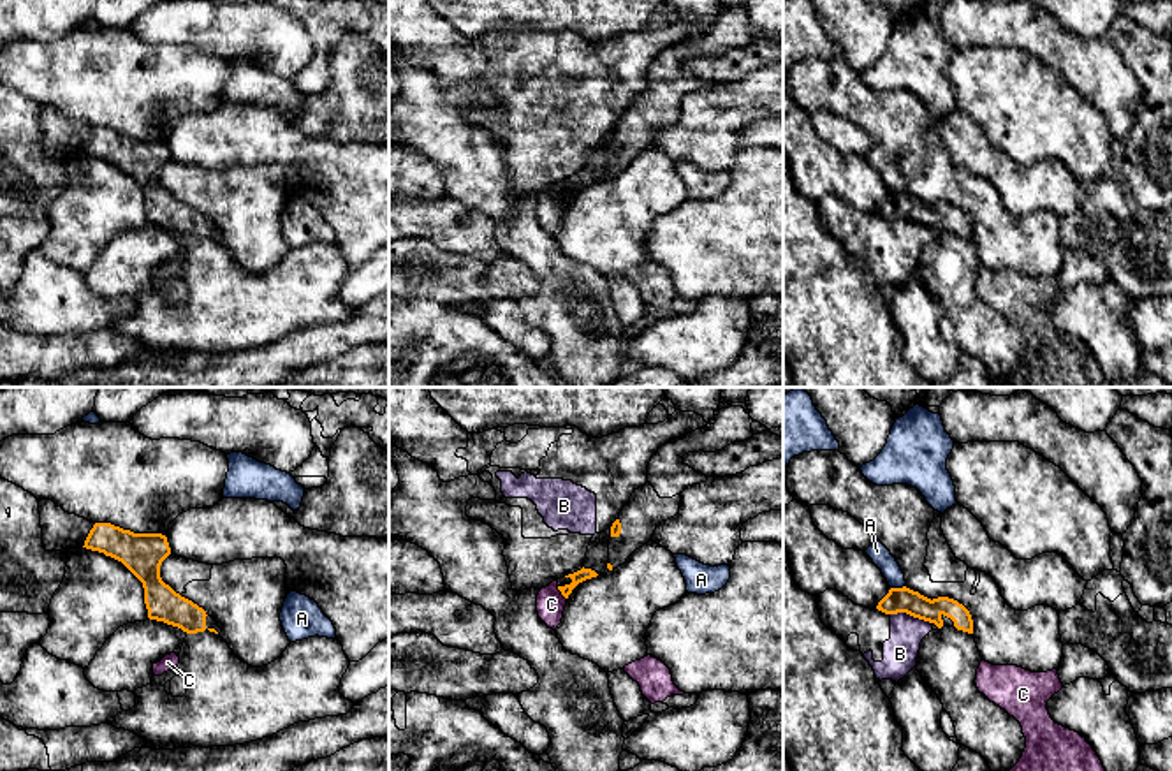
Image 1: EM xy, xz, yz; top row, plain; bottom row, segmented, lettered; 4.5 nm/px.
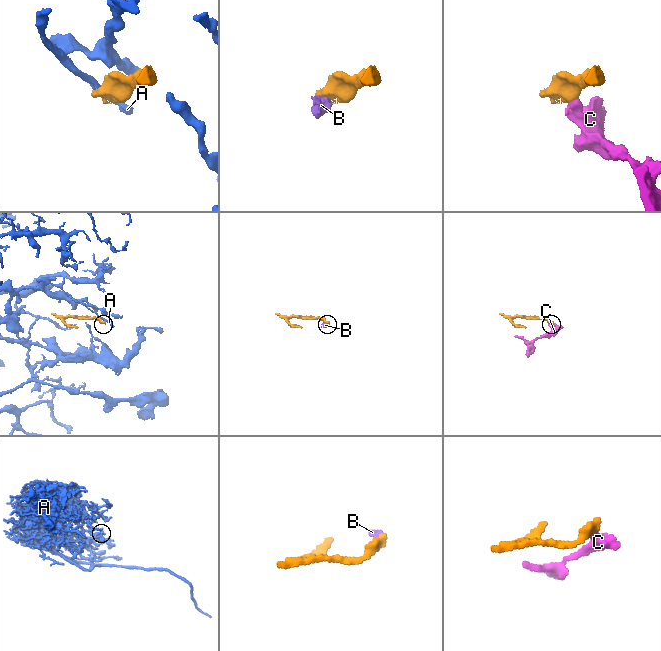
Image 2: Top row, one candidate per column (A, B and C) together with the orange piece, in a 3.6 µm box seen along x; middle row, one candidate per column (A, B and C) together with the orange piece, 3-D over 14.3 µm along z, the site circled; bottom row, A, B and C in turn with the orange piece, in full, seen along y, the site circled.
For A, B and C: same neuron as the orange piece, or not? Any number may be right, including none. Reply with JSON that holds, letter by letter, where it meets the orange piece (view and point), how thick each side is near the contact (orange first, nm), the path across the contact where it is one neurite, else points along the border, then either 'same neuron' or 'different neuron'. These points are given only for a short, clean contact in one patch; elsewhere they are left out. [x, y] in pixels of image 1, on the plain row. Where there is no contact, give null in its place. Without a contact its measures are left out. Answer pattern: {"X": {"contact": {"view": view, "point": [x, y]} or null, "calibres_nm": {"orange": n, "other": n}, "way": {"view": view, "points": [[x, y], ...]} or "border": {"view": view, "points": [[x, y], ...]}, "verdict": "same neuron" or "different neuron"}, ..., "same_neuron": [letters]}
{"A": {"contact": {"view": "yz", "point": [898, 194]}, "calibres_nm": {"orange": 110, "other": 90}, "border": {"view": "yz", "points": [[905, 190], [891, 194]]}, "verdict": "different neuron"}, "B": {"contact": {"view": "yz", "point": [910, 220]}, "calibres_nm": {"orange": 110, "other": 160}, "border": {"view": "yz", "points": [[891, 219], [908, 219], [930, 229]]}, "verdict": "different neuron"}, "C": {"contact": {"view": "xz", "point": [562, 199]}, "calibres_nm": {"orange": 60, "other": 130}, "border": {"view": "xz", "points": [[556, 192], [565, 205]]}, "verdict": "different neuron"}, "same_neuron": []}

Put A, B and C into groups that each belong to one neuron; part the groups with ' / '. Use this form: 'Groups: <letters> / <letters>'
Groups: A / B / C

